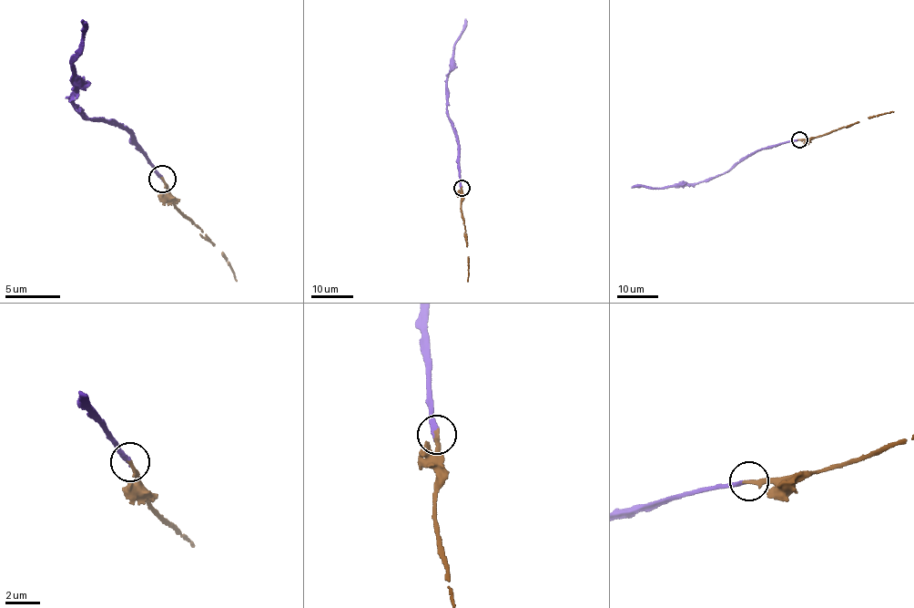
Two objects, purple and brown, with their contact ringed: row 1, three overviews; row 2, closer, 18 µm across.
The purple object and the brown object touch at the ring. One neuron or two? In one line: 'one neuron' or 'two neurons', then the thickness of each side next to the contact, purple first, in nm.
one neuron; calibres 220 and 260 nm

